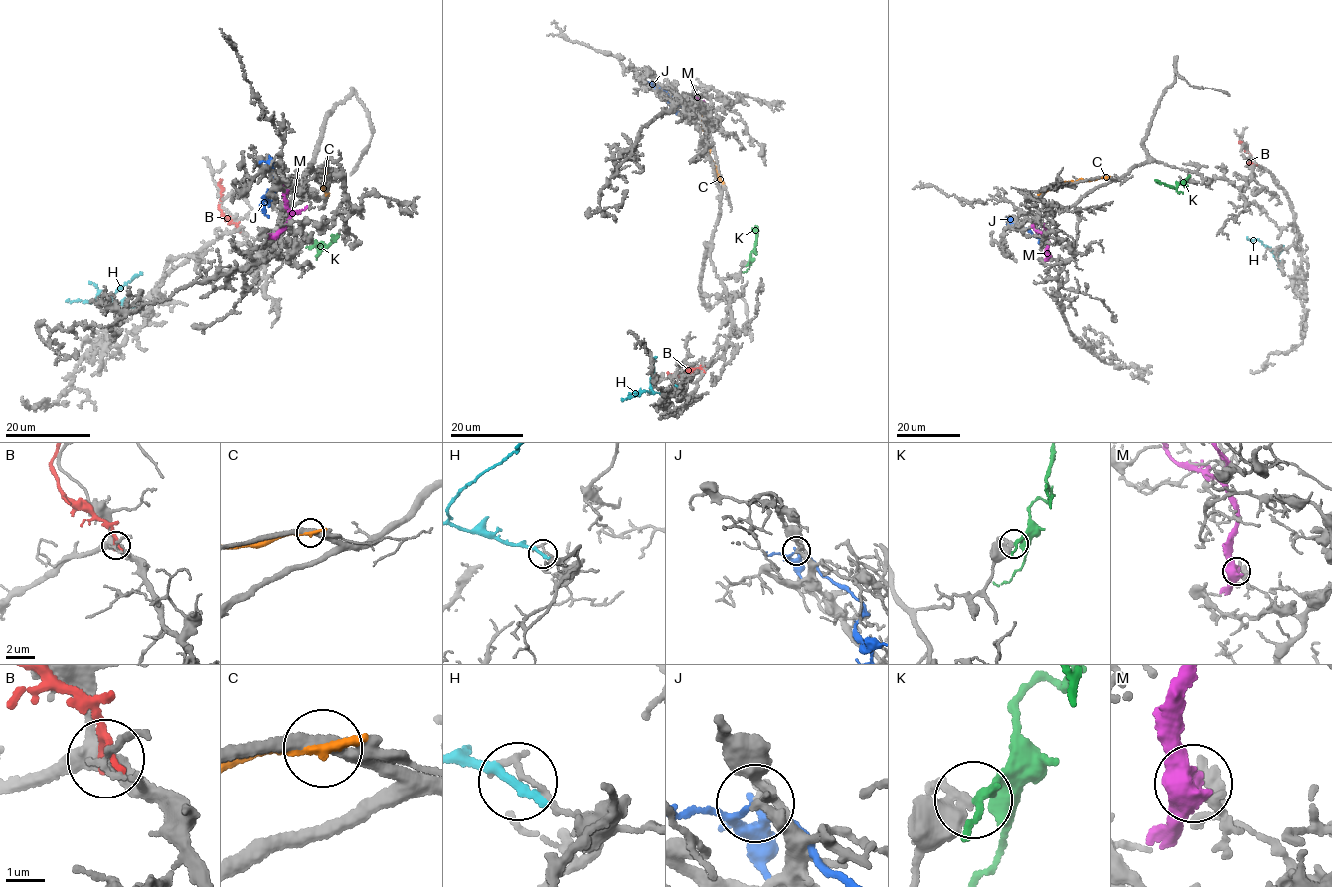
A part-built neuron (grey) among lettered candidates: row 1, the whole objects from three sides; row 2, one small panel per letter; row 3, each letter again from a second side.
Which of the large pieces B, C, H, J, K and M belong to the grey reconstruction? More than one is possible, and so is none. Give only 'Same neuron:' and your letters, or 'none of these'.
Same neuron: K

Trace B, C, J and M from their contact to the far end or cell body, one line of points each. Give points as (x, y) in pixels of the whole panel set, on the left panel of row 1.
B: (238, 229), (219, 208), (221, 179)
C: (327, 193), (323, 179), (328, 169), (321, 172)
J: (270, 162), (274, 188), (263, 198), (262, 205), (267, 217)
M: (273, 235), (284, 228), (290, 213), (283, 194), (282, 183), (285, 180)

